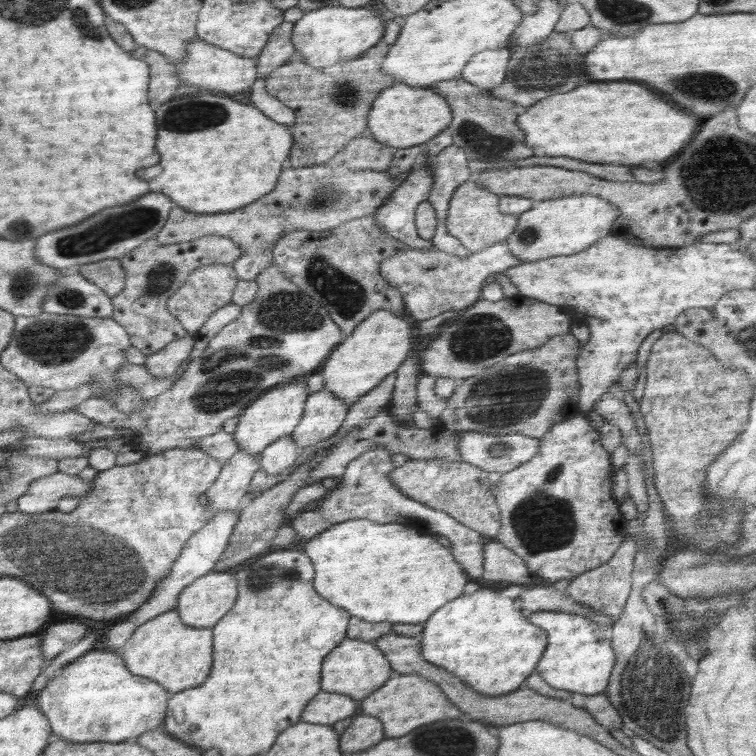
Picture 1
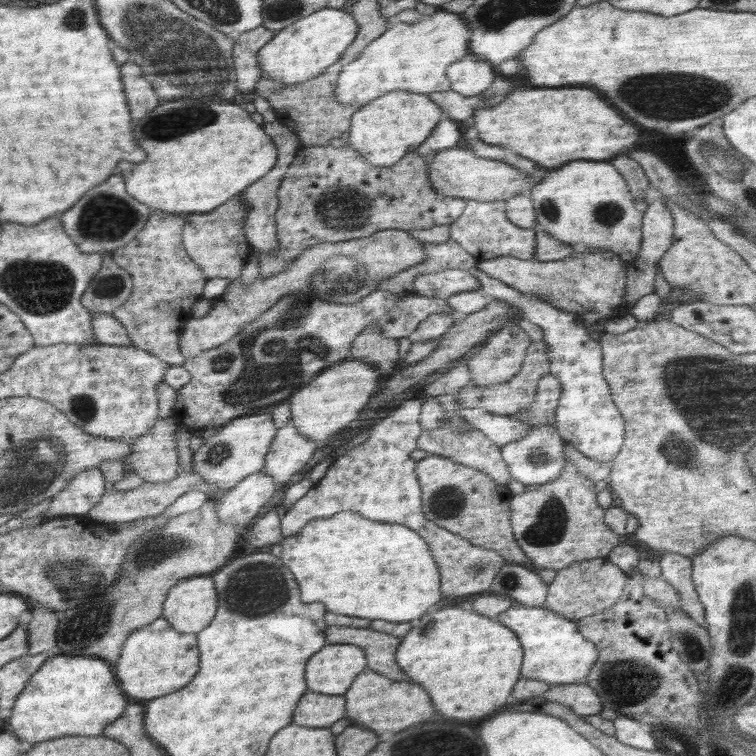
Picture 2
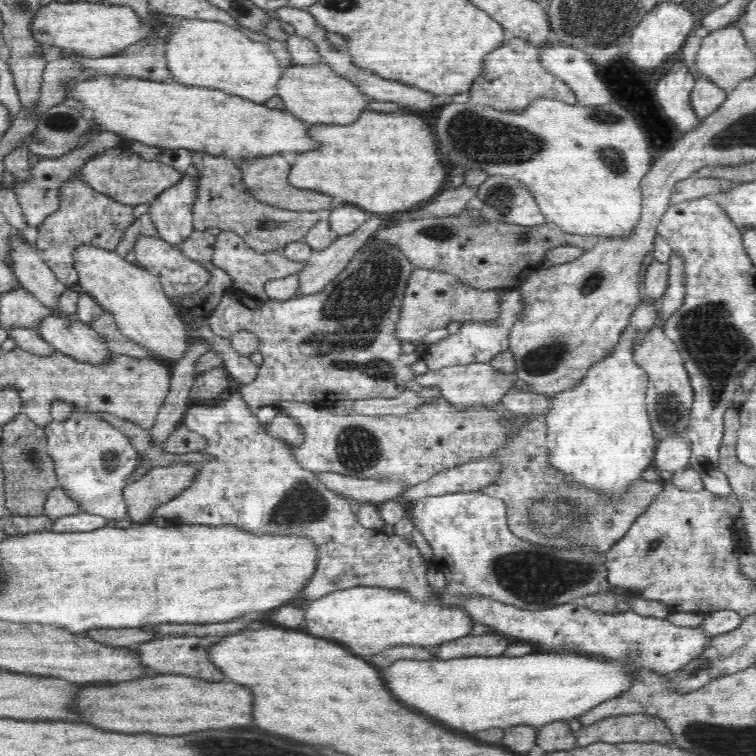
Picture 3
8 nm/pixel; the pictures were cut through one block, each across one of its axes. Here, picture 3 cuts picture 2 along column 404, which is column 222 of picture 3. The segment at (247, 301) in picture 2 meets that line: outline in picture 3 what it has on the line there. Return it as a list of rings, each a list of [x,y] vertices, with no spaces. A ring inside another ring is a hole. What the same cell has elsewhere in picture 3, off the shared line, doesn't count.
[[[222,231],[216,236],[212,263],[232,277],[233,289],[240,290],[242,293],[246,293],[248,298],[254,298],[261,302],[268,299],[264,285],[269,280],[282,279],[297,274],[306,266],[305,261],[296,262],[286,258],[282,250],[256,252],[241,236],[232,231]]]

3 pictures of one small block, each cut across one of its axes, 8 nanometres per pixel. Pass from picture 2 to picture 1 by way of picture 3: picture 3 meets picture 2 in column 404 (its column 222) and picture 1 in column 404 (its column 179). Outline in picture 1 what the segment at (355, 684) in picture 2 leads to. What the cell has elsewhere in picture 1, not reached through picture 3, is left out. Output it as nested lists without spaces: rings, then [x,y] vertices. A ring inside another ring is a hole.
[[[412,673],[412,674],[395,674],[392,680],[388,679],[383,685],[384,688],[378,688],[372,692],[372,696],[361,700],[360,708],[362,714],[368,716],[376,716],[380,718],[386,726],[384,726],[384,734],[388,738],[400,738],[404,734],[408,734],[410,730],[430,724],[430,722],[438,722],[438,720],[448,720],[448,718],[460,718],[462,712],[450,702],[448,706],[448,698],[444,696],[444,692],[430,680]]]

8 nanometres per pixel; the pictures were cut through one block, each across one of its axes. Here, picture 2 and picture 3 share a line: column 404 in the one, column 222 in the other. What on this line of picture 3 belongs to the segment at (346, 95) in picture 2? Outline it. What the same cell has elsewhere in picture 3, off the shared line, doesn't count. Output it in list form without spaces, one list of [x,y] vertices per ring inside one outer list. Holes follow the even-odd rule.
[[[175,18],[167,34],[165,57],[176,83],[217,89],[263,104],[276,95],[276,84],[286,74],[267,44],[253,41],[237,28],[211,20]]]

